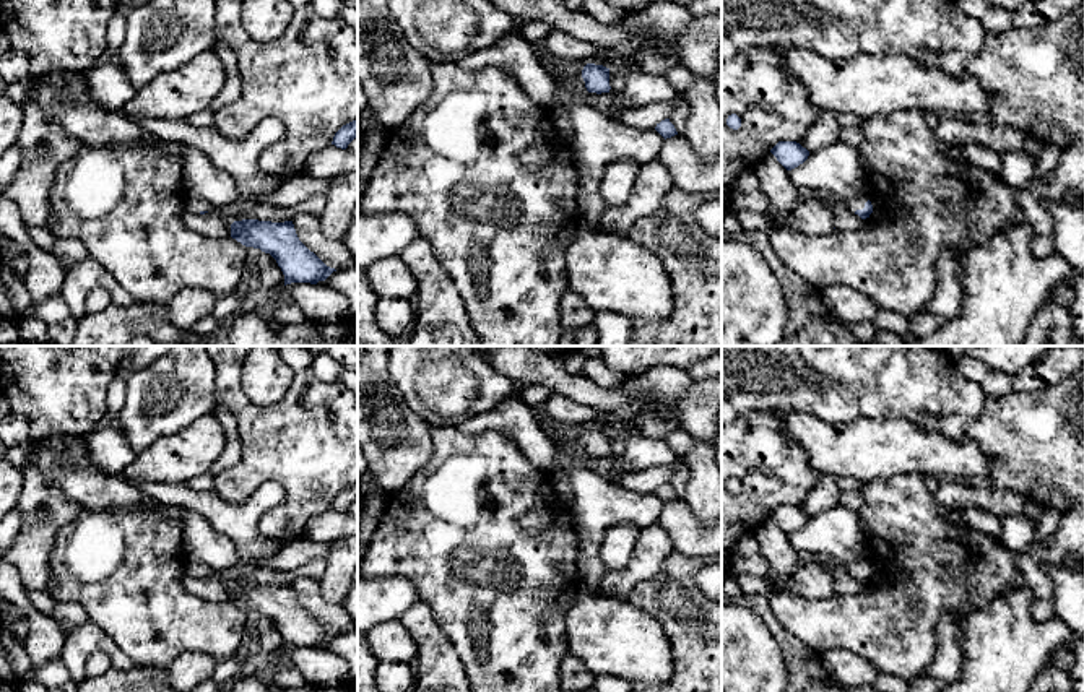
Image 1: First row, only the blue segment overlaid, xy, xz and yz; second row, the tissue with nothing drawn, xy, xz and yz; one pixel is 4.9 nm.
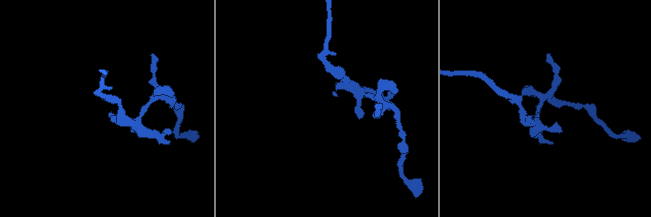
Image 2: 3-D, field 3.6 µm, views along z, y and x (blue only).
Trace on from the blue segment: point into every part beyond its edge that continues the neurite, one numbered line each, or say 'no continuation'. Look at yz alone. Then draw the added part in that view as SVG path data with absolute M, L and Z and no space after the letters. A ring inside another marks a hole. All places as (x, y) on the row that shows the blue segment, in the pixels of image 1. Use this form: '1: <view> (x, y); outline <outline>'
1: yz (857, 203); outline M861 195L858 198L853 198L852 201L848 201L848 210L850 211L856 211L856 210L863 210L865 208L865 203L868 201L869 198L866 195Z

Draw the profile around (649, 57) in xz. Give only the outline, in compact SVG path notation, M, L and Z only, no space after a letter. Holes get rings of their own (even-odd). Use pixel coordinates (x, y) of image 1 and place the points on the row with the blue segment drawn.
M645 42L634 55L624 57L619 54L608 54L595 47L595 60L611 62L616 70L644 68L644 70L663 70L679 65L674 54L663 52L657 44Z

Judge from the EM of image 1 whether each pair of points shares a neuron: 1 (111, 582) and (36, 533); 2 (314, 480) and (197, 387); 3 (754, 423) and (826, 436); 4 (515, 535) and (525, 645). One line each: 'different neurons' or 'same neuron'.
1: different neurons
2: different neurons
3: different neurons
4: same neuron

